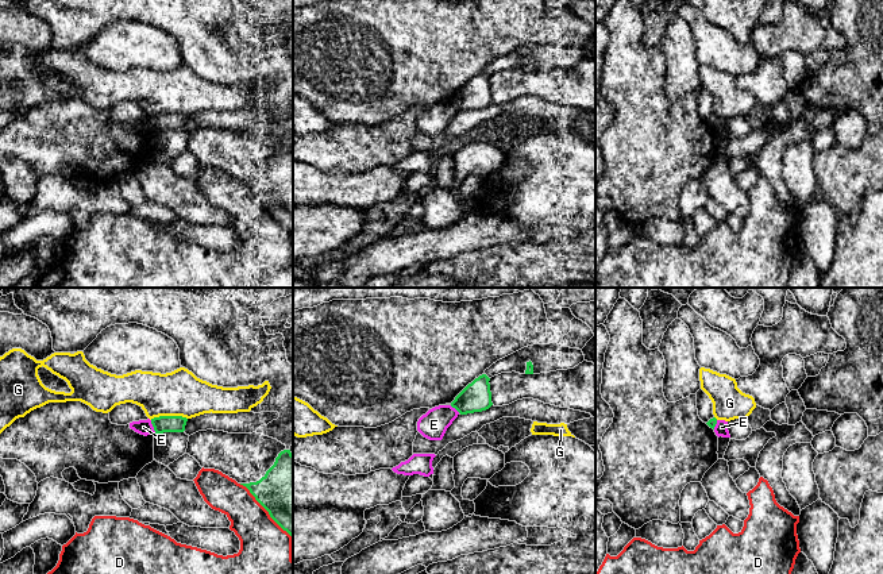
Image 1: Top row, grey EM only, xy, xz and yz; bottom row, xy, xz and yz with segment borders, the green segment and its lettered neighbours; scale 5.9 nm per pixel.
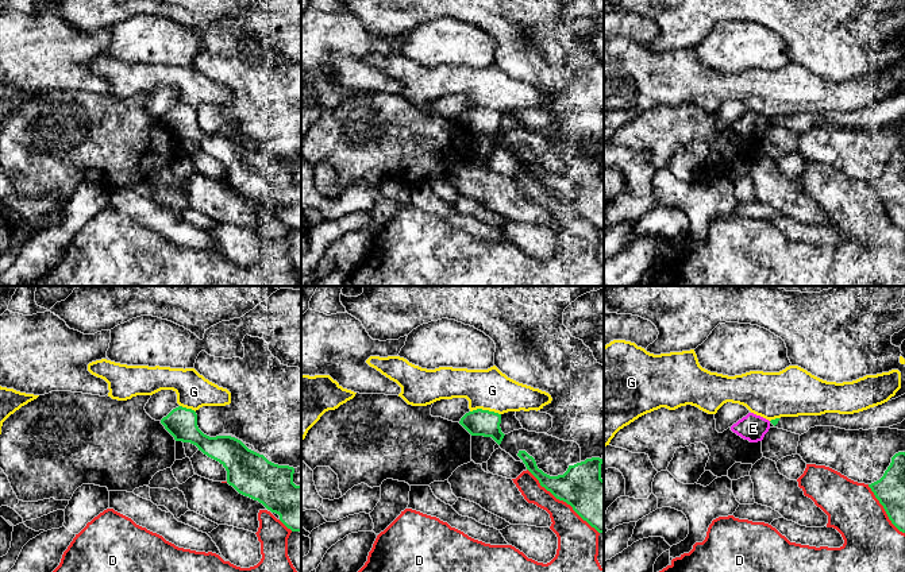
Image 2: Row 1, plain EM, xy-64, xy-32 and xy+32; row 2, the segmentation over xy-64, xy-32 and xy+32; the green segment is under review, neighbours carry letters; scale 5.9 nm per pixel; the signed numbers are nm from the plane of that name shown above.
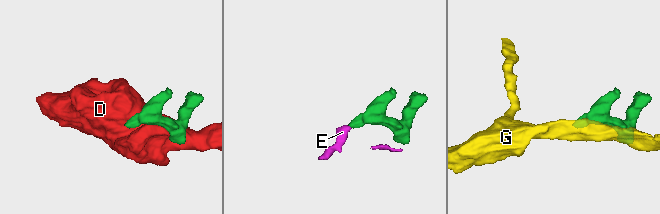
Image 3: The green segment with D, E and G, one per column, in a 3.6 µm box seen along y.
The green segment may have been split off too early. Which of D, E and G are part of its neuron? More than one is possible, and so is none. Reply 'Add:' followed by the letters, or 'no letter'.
Add: no letter

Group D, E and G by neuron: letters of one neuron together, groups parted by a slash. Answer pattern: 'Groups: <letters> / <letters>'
Groups: D / E / G

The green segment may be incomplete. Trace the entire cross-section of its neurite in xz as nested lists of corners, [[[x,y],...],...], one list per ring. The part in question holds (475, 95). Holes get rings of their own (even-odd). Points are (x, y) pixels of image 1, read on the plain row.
[[[486,72],[475,76],[455,95],[451,104],[460,112],[489,107],[493,103],[489,78],[490,76]]]

